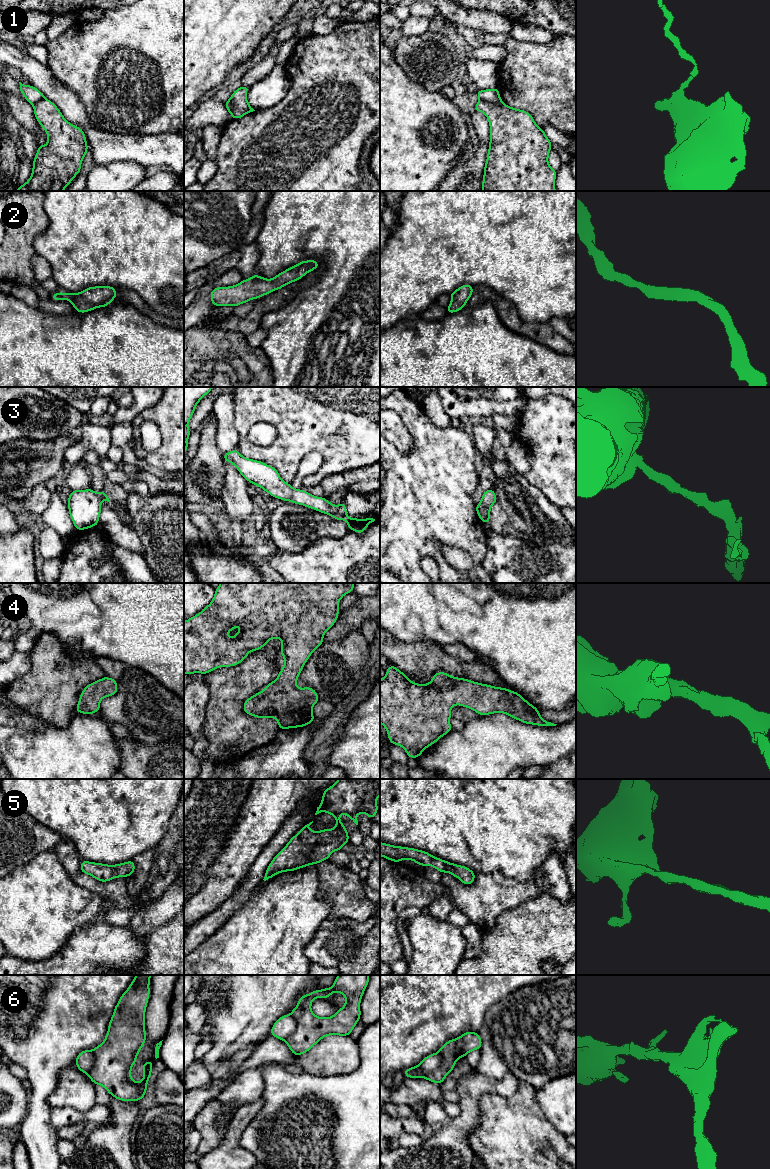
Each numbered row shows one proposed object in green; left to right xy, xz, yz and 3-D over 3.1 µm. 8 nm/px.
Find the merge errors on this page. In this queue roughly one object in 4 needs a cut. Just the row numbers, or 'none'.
1, 6

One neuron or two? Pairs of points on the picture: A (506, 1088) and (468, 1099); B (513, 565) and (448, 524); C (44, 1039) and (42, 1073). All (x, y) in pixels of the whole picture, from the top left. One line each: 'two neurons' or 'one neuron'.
A: one neuron
B: two neurons
C: one neuron

